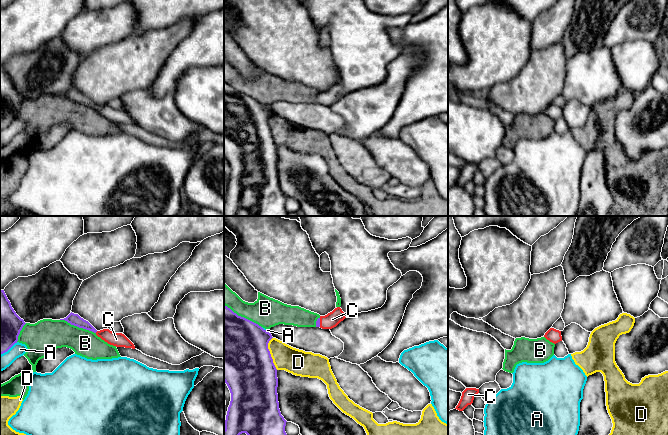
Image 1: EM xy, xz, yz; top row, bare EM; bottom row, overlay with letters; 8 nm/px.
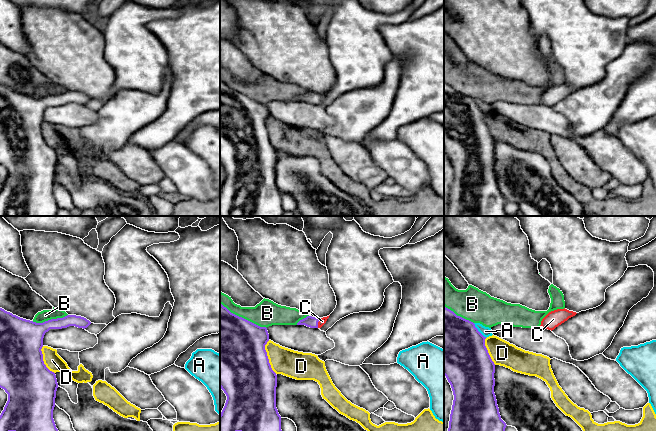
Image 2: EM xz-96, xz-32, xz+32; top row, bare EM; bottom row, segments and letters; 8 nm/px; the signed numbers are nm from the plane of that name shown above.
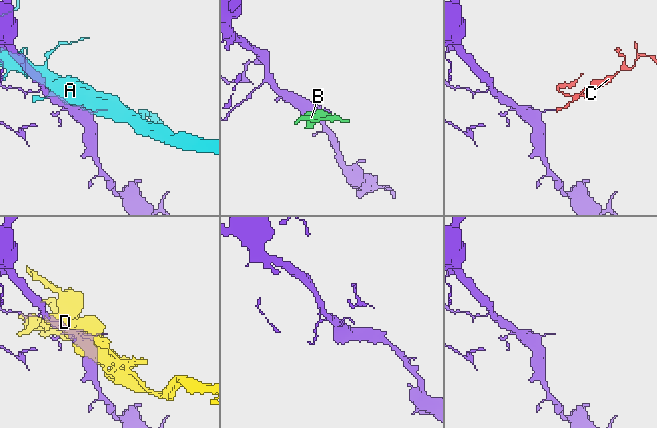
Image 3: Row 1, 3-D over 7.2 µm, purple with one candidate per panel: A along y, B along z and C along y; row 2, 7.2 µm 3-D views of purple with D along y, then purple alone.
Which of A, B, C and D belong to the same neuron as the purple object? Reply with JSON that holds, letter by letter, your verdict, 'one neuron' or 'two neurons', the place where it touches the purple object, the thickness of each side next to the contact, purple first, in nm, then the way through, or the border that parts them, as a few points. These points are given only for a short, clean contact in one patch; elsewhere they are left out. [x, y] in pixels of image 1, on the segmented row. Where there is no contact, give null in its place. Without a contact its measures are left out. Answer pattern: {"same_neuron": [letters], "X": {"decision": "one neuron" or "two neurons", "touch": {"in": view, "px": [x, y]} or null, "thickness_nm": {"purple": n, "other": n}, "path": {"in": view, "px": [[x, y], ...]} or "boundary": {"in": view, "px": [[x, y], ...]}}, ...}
{"same_neuron": ["C"], "A": {"decision": "two neurons", "touch": {"in": "xy", "px": [8, 349]}, "thickness_nm": {"purple": 320, "other": 130}}, "B": {"decision": "two neurons", "touch": {"in": "xz", "px": [243, 317]}, "thickness_nm": {"purple": 500, "other": 240}}, "C": {"decision": "one neuron", "touch": {"in": "xz", "px": [319, 322]}, "thickness_nm": {"purple": 30, "other": 120}, "path": {"in": "xz", "px": [[318, 320], [319, 322], [327, 322], [332, 319]]}}, "D": {"decision": "two neurons", "touch": {"in": "xz", "px": [269, 353]}, "thickness_nm": {"purple": 480, "other": 200}}}

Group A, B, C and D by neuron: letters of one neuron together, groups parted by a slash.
A / B D / C

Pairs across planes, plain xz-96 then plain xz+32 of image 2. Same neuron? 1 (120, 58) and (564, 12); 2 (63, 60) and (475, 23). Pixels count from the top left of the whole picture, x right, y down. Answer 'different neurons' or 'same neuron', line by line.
1: same neuron
2: same neuron

